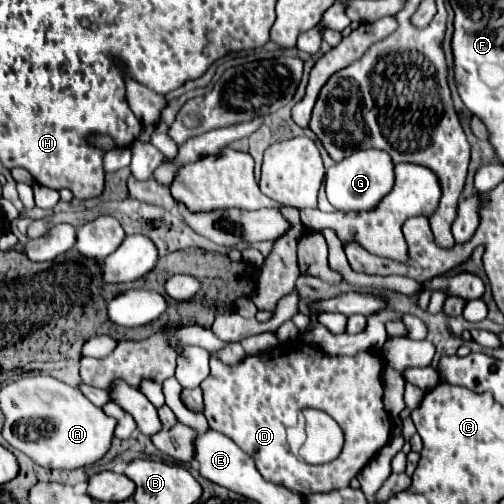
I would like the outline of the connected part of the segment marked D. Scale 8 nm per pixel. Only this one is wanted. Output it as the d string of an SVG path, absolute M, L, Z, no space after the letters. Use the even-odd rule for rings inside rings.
M293 341L277 345L273 351L263 355L245 357L237 365L225 365L217 359L211 359L211 375L201 383L203 389L203 415L209 421L209 427L227 435L231 441L241 447L249 457L253 457L261 477L275 485L283 485L295 493L329 493L333 489L343 489L349 481L387 445L391 437L391 417L383 409L383 387L381 387L383 361L379 353L359 353L355 357L335 357L321 349L315 349L307 343ZM305 407L317 407L331 415L345 433L345 445L341 455L325 465L309 465L291 457L285 429L297 421L297 415Z

